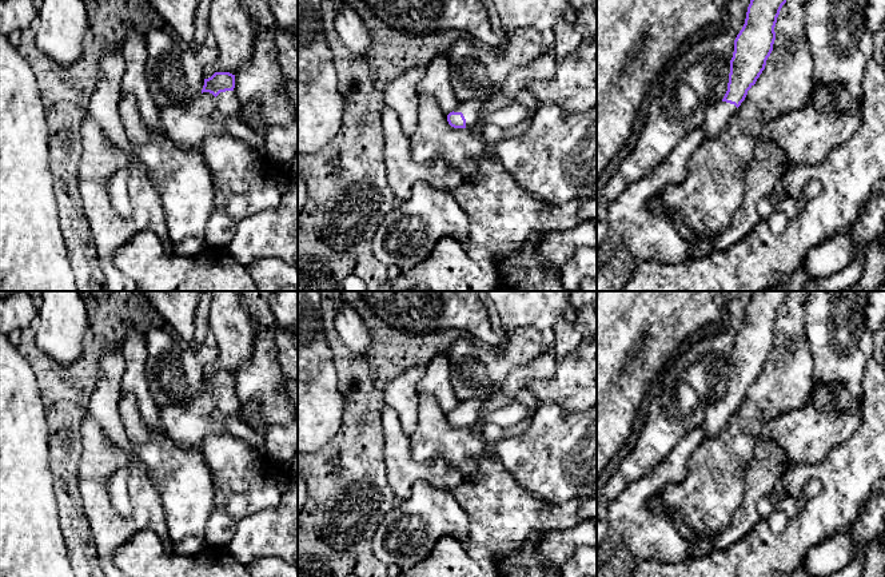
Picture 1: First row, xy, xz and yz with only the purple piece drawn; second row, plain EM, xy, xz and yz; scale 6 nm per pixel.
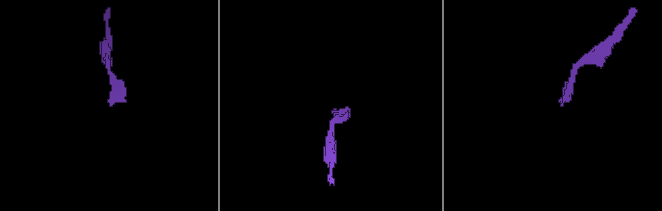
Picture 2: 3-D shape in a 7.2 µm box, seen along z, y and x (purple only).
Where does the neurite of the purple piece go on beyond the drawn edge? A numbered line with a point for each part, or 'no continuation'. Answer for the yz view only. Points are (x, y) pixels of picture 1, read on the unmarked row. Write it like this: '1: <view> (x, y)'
1: yz (717, 414)

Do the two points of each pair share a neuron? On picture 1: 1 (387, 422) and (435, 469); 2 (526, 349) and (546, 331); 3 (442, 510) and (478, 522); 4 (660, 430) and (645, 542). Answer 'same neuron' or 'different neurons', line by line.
1: same neuron
2: different neurons
3: different neurons
4: different neurons

